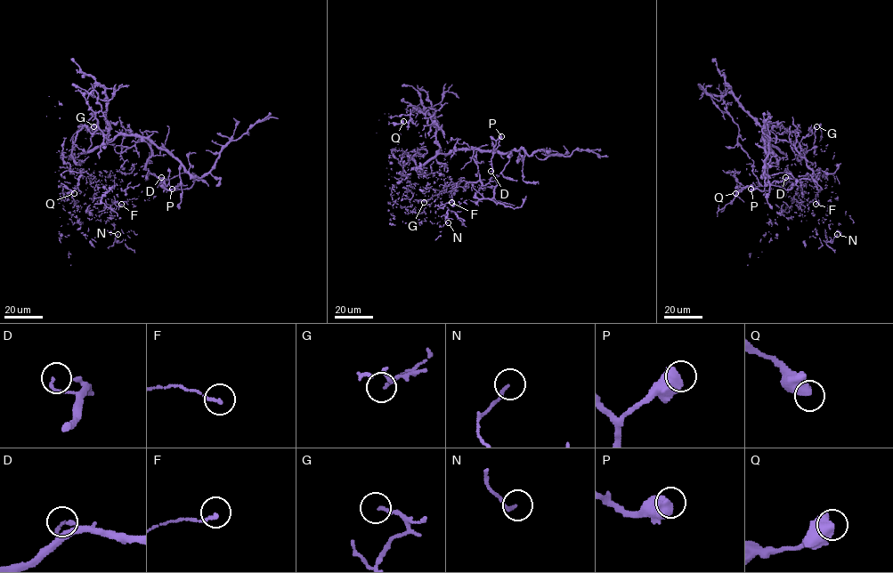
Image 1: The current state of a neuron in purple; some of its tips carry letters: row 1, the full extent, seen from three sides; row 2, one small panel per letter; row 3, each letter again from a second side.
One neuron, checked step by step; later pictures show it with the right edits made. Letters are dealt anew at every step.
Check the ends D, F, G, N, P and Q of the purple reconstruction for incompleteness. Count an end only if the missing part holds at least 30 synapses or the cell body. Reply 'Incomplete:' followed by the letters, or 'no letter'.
Incomplete: no letter

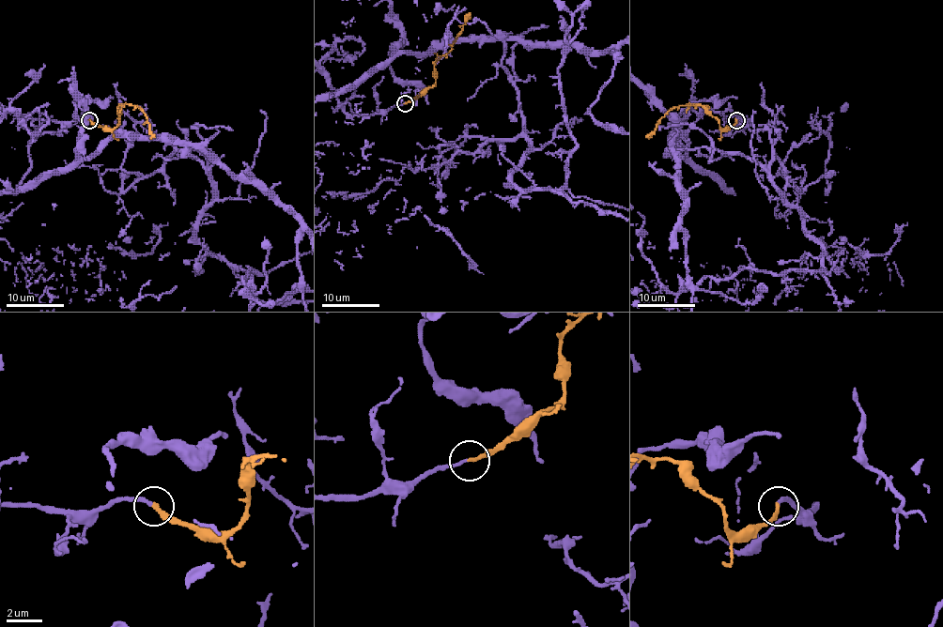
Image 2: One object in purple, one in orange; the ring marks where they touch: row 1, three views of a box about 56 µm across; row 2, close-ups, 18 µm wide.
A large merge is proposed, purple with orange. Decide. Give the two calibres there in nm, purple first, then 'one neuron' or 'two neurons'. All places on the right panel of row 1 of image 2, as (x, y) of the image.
170 nm thick on the purple side, 200 nm on the other; one neuron

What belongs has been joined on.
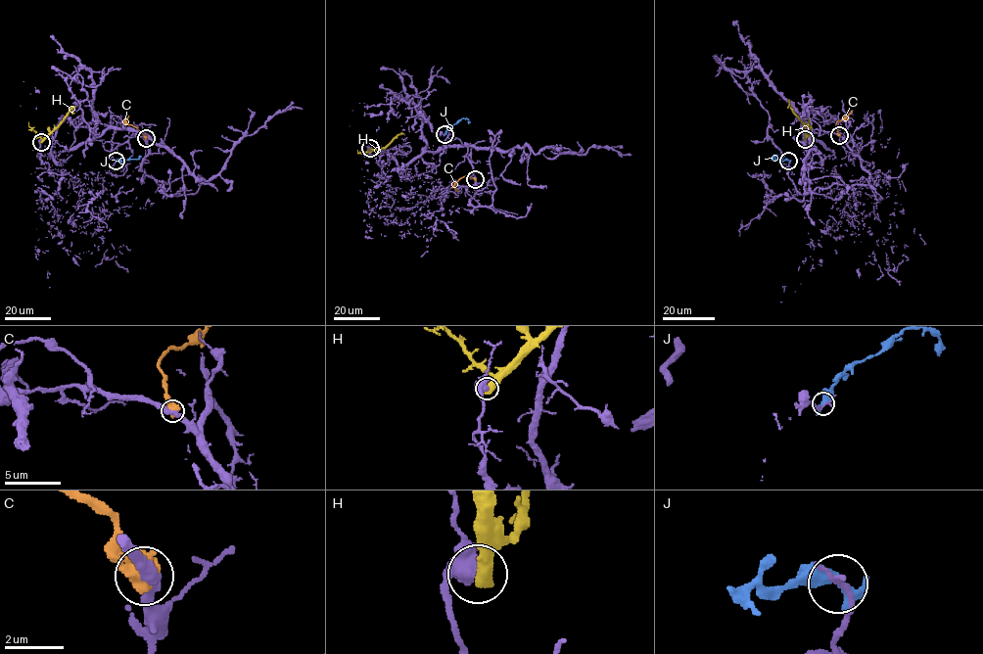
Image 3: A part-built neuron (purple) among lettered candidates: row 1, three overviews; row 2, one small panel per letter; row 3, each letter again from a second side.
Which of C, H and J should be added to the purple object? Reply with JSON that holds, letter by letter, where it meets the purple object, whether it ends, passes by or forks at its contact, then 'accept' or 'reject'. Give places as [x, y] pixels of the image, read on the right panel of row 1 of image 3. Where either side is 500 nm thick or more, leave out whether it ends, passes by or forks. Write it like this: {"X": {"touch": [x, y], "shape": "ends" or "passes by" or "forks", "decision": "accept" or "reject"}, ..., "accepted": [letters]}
{"C": {"touch": [839, 135], "decision": "reject"}, "H": {"touch": [805, 139], "decision": "reject"}, "J": {"touch": [788, 161], "shape": "passes by", "decision": "reject"}, "accepted": []}

